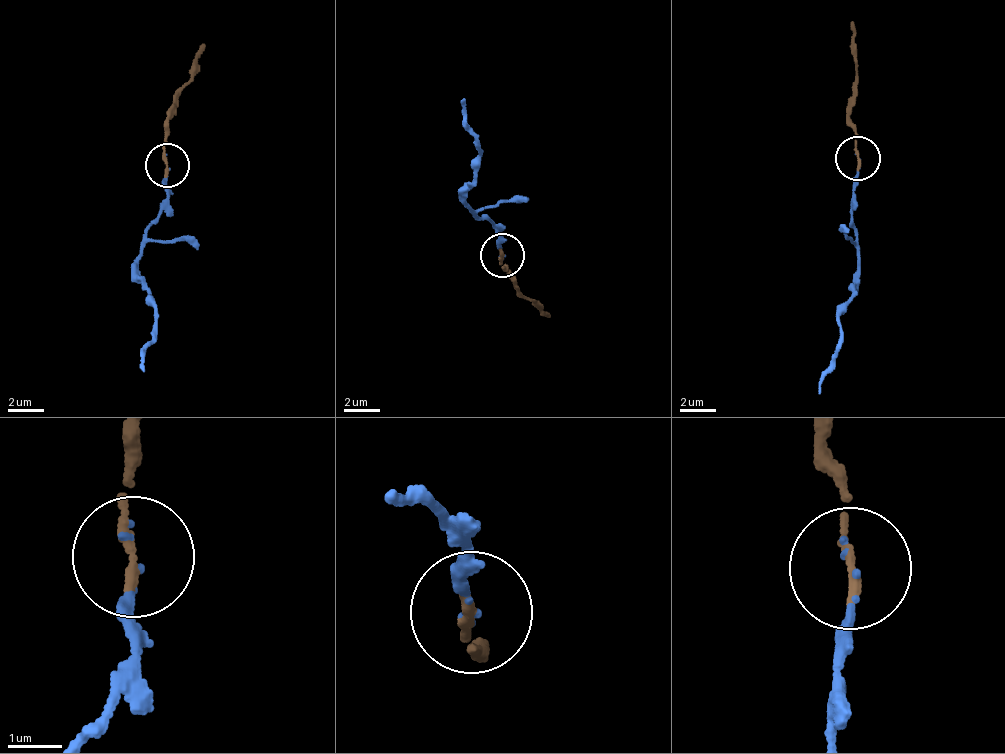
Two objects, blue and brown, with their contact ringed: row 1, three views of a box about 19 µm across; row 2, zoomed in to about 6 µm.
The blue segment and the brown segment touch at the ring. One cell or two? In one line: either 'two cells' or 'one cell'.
one cell

